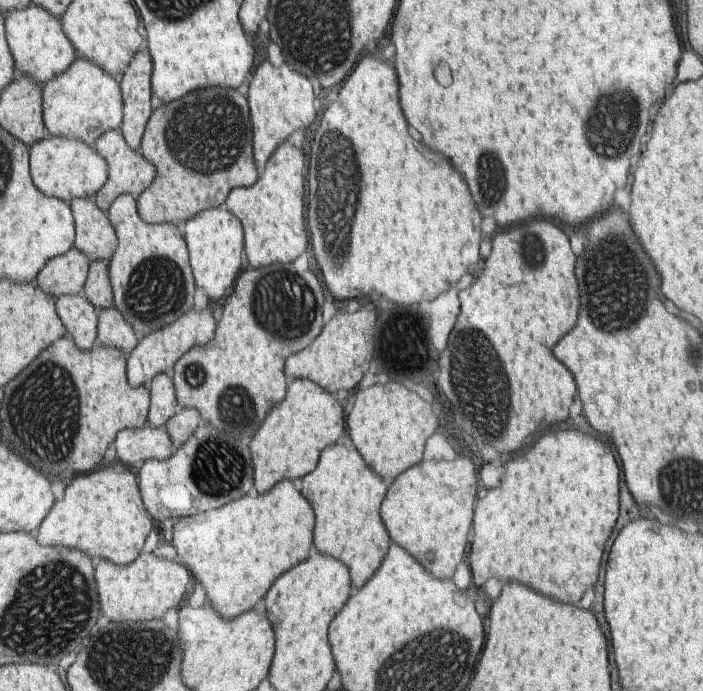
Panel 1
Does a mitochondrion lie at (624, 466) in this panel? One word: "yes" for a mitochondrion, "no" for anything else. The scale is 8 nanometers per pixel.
no

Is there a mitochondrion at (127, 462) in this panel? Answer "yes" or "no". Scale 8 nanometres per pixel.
no

